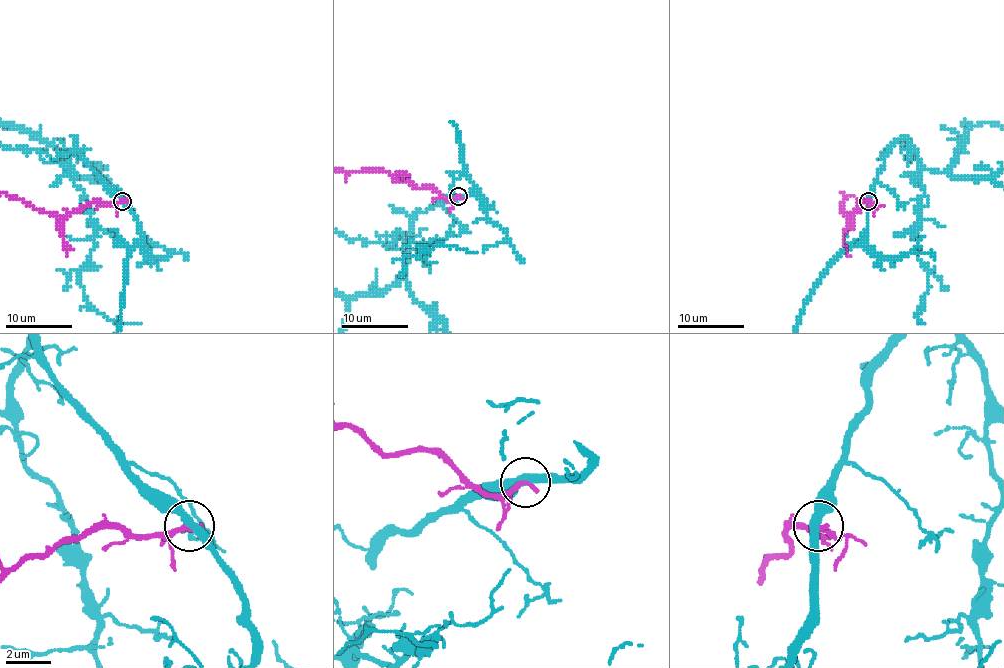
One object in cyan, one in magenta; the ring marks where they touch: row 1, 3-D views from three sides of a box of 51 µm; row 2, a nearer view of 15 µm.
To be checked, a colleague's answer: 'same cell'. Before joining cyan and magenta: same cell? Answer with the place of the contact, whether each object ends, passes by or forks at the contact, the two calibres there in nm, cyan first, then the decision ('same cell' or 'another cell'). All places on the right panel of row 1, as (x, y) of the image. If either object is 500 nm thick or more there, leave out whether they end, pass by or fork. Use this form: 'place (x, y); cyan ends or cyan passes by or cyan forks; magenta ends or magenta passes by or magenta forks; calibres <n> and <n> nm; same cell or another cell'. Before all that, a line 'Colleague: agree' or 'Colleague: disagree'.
Colleague: disagree
place (868, 201); cyan passes by; magenta ends; calibres 360 and 280 nm; another cell

